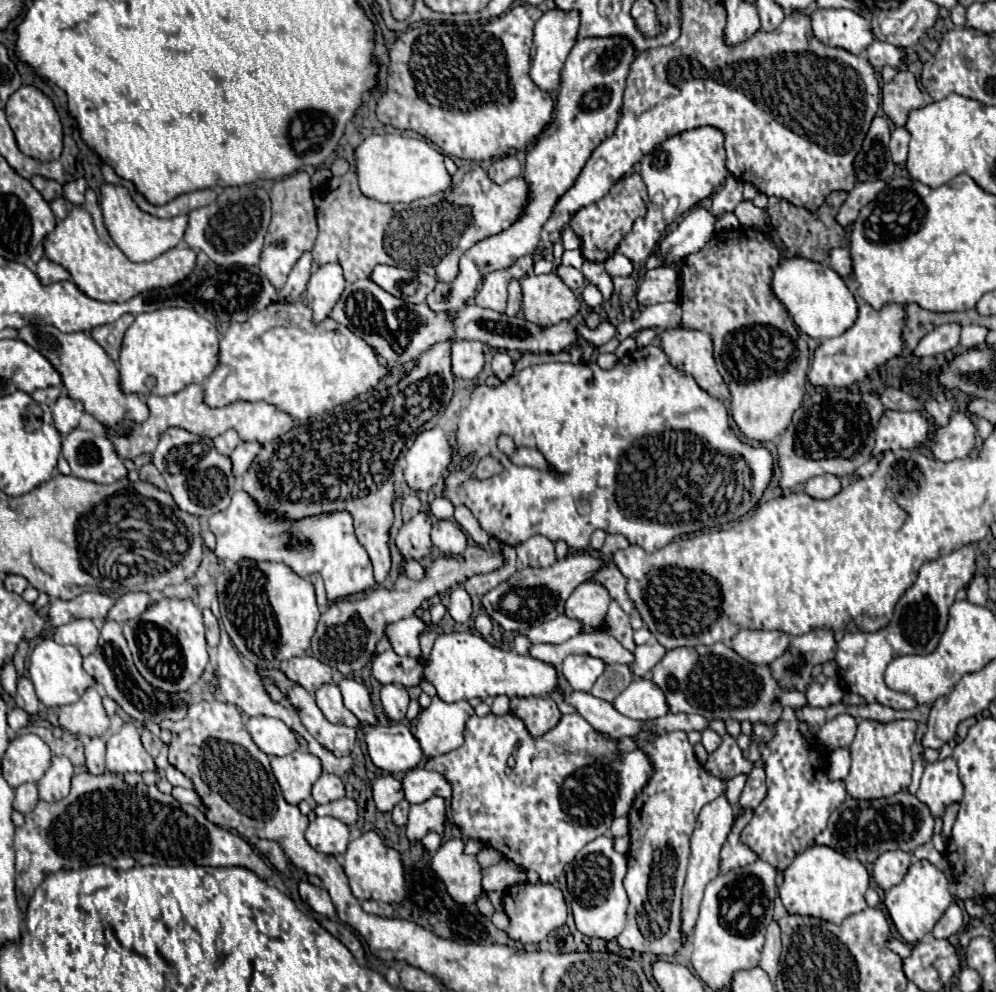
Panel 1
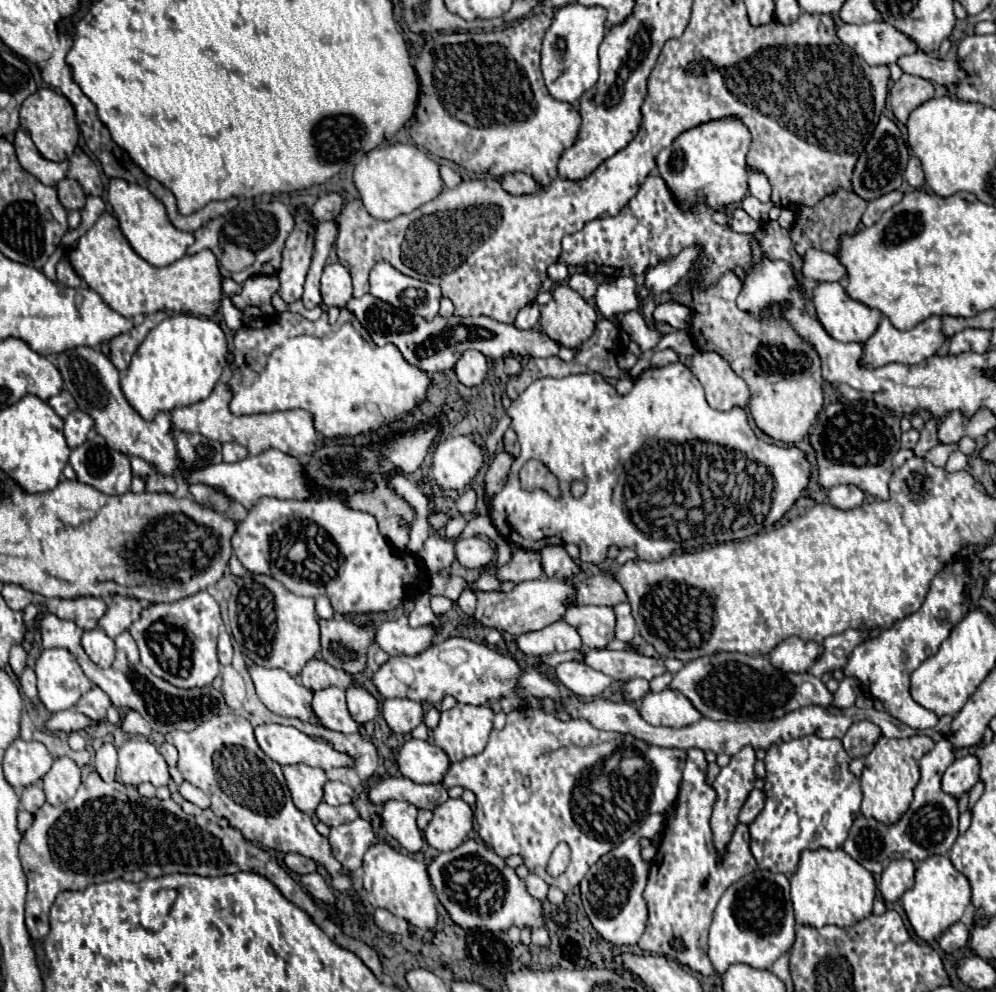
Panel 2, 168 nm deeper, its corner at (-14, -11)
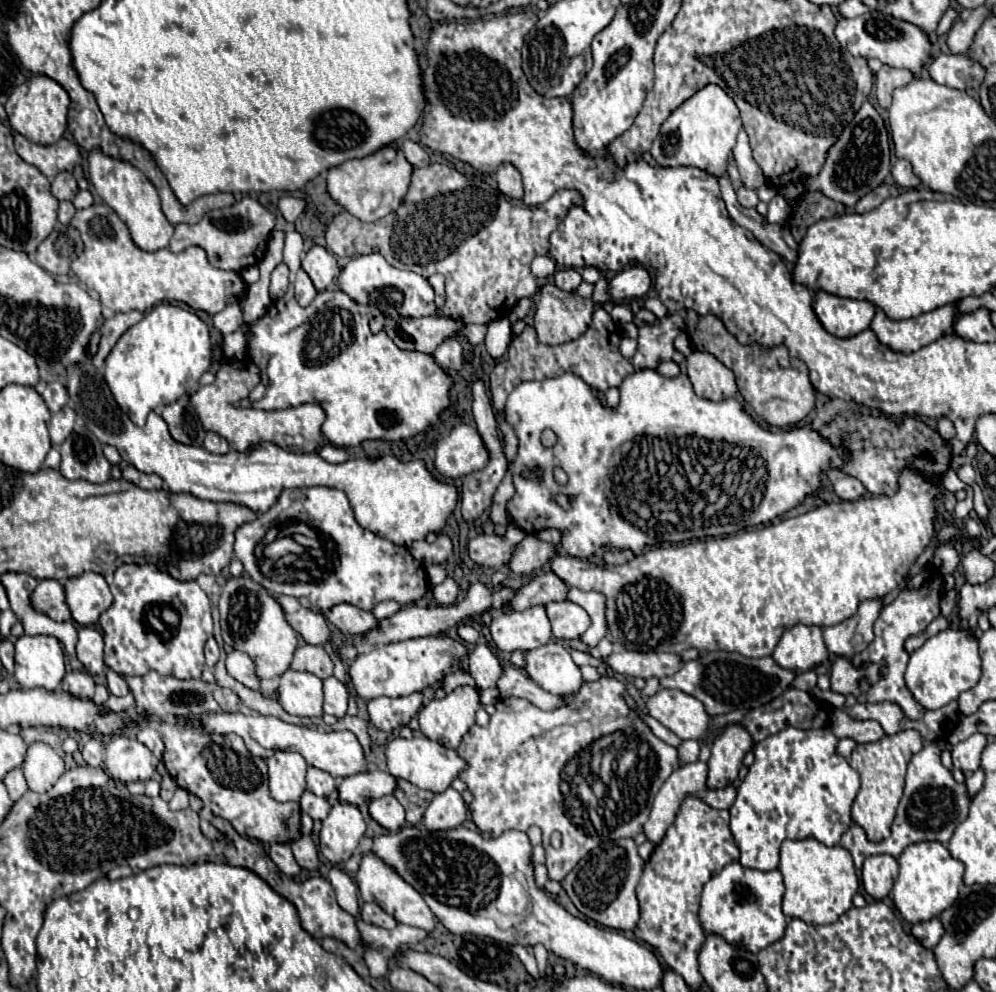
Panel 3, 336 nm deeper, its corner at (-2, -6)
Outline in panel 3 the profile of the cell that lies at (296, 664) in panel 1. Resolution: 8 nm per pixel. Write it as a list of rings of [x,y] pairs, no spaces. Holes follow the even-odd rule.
[[[300,645],[294,651],[294,659],[292,659],[292,669],[296,671],[308,671],[320,679],[326,679],[332,675],[334,663],[330,659],[330,655],[324,651],[322,645]]]

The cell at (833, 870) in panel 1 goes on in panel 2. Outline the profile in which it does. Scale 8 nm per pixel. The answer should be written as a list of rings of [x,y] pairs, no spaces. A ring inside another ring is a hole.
[[[820,848],[820,850],[802,852],[798,870],[790,878],[790,884],[792,884],[792,902],[794,902],[794,914],[796,914],[798,924],[806,924],[806,926],[814,926],[814,928],[822,928],[828,924],[848,928],[872,914],[872,902],[876,896],[874,876],[862,864],[852,860],[844,850],[830,852],[826,848]]]

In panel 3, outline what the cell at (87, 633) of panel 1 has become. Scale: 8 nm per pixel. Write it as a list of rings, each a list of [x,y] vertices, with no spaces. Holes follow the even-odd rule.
[[[82,627],[78,631],[76,655],[78,655],[78,661],[86,667],[90,675],[102,675],[106,671],[102,649],[104,649],[104,639],[100,631],[96,631],[94,627]]]

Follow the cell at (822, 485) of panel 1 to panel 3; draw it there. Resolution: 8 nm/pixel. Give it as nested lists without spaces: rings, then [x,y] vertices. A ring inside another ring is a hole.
[[[838,475],[838,479],[834,481],[834,493],[840,497],[840,499],[860,499],[864,493],[866,493],[866,487],[856,479],[856,477],[850,477],[850,475]]]

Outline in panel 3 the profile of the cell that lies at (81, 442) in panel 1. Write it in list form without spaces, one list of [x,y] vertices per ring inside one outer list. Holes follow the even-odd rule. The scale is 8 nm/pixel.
[[[76,425],[72,435],[60,445],[60,473],[66,479],[104,483],[110,479],[110,463],[102,453],[102,443],[86,425]]]

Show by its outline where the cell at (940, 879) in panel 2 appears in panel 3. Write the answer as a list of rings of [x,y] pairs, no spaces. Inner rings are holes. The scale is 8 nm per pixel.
[[[922,841],[912,843],[904,849],[904,853],[898,857],[900,875],[894,881],[892,899],[896,909],[902,913],[902,917],[910,923],[928,921],[938,917],[944,909],[948,909],[960,891],[964,867],[950,855],[950,851],[938,843],[938,841]]]

